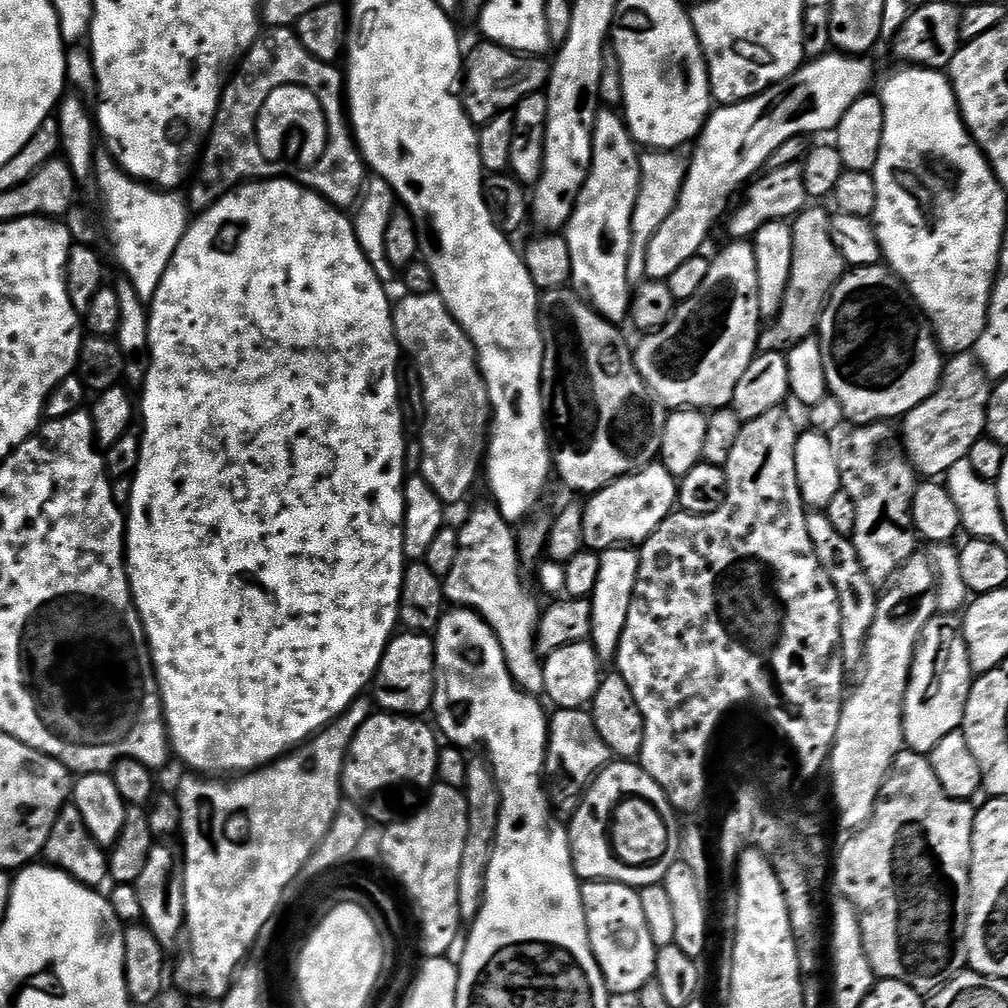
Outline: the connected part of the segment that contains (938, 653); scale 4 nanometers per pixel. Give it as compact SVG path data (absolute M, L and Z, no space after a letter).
M956 614L933 616L930 622L926 622L916 644L904 694L901 720L907 751L930 754L946 734L961 731L973 679L961 617Z

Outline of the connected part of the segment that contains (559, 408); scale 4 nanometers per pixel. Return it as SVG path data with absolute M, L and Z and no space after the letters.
M565 286L555 288L549 292L544 292L540 296L540 330L544 334L545 341L552 342L557 340L560 343L560 389L556 392L556 397L550 400L550 424L553 429L564 428L564 433L560 437L555 437L554 451L552 454L552 462L554 465L555 475L560 475L560 480L572 492L588 492L587 494L595 494L603 490L608 484L618 479L628 476L639 471L640 468L646 467L653 463L660 455L660 443L662 442L662 430L664 429L664 421L666 412L658 403L651 390L646 386L646 382L642 378L642 374L638 374L636 369L636 361L634 359L633 349L628 348L628 344L624 341L624 336L620 333L621 329L617 325L611 324L606 318L602 318L591 308L591 306L582 299L575 290Z

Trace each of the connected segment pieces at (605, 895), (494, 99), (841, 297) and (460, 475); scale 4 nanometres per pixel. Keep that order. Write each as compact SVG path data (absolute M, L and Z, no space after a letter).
M589 880L581 887L582 902L586 910L586 926L590 946L609 993L639 994L642 986L656 975L657 947L646 926L646 913L642 911L642 898L637 889L628 884L614 884L607 880Z
M480 42L480 45L469 56L467 53L462 64L462 88L464 84L462 107L464 113L469 116L473 124L479 126L490 122L490 118L494 118L498 114L515 109L516 104L522 102L522 98L535 92L545 91L549 67L549 61L539 56L526 56L523 52L511 52L508 48L503 48L497 44Z
M873 266L871 268L852 268L845 271L845 274L836 284L836 289L828 300L828 305L824 307L824 312L820 316L820 326L818 329L818 341L820 343L822 362L824 363L825 382L827 391L840 404L840 410L845 421L853 420L853 425L879 424L881 422L896 422L904 417L907 412L914 410L926 398L930 398L936 392L940 385L940 377L944 374L945 357L942 355L942 349L936 342L936 336L932 332L932 326L928 322L924 311L916 305L916 300L903 282L896 277L895 272L884 266Z
M435 291L421 296L405 295L401 304L395 305L392 321L396 331L396 343L420 375L424 391L424 418L418 437L422 444L422 460L419 475L438 494L446 506L452 506L468 496L476 484L476 475L481 475L486 460L488 438L492 423L492 403L486 390L480 364L476 361L476 347L462 330L462 326L450 314L446 302Z

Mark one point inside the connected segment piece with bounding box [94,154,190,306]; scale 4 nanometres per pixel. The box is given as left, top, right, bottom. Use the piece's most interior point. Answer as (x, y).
(145, 224)

